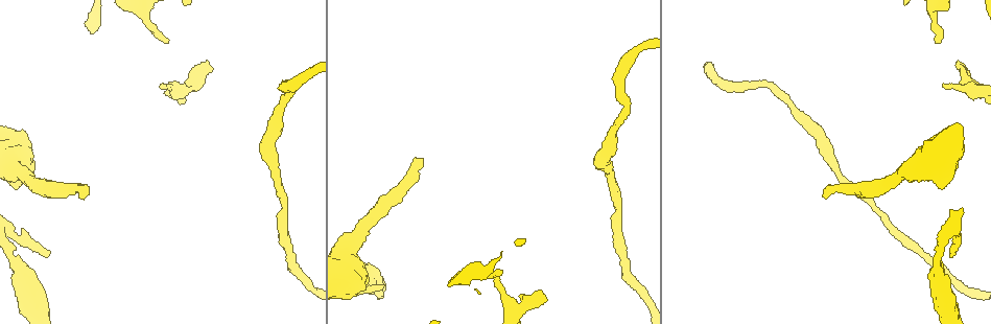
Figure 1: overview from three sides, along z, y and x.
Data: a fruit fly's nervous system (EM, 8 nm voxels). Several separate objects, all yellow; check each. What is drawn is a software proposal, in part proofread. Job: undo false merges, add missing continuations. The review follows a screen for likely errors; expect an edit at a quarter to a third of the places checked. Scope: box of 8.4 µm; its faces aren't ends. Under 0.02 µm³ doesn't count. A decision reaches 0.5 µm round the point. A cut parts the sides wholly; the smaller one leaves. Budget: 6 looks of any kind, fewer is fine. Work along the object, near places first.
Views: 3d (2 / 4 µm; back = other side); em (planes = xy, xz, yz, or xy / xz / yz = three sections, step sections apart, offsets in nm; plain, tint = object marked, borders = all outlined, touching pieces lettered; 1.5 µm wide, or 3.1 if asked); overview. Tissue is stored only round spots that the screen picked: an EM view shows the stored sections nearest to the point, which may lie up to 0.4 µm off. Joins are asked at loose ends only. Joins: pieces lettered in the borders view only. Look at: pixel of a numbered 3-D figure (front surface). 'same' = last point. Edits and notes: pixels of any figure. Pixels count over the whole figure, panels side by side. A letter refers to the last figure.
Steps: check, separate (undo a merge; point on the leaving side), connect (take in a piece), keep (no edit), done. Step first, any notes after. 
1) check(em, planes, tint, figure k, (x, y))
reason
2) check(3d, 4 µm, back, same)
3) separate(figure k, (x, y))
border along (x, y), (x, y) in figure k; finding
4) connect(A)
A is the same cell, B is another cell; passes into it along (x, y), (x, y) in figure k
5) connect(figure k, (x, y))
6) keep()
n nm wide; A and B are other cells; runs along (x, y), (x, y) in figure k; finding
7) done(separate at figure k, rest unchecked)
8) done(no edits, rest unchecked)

check(3d, 4 µm, back, figure 1, (200, 64))
branch stops here

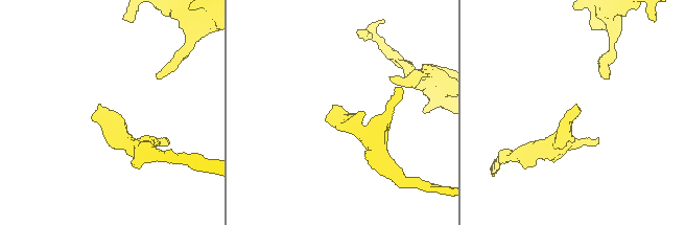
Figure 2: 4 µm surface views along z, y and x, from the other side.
check(em, planes, plain, figure 2, (578, 110))
need the tissue

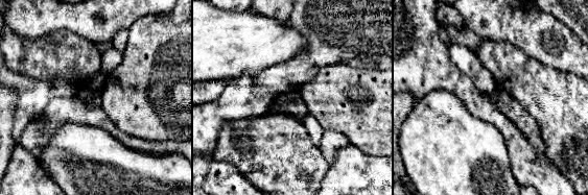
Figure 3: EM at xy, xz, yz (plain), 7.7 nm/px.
check(em, planes, borders, same)
see the neighbours

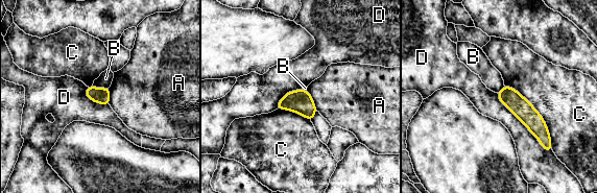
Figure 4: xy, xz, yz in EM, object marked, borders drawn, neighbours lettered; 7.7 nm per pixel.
keep()
A, B, C and D are other cells; border along (92, 86), (98, 88), (109, 87) in figure 4; no lettered piece goes on from it

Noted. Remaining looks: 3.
check(3d, 4 µm, back, figure 1, (50, 252))
free end

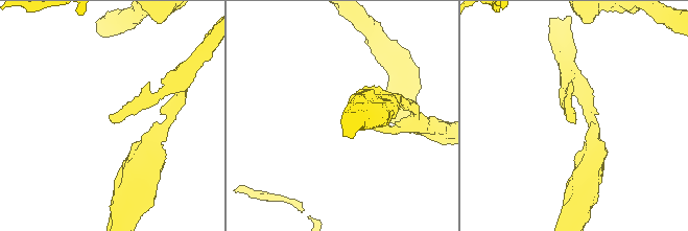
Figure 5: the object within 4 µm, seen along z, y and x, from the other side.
check(em, planes, borders, figure 5, (113, 122))

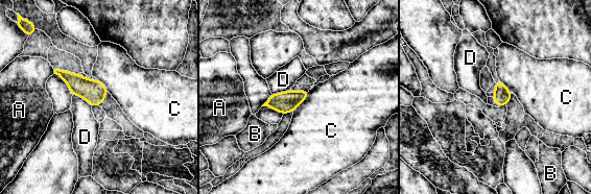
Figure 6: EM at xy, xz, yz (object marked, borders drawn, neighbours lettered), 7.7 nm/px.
keep()
130 nm wide; A, B, C and D are other cells; border along (72, 95), (83, 97), (92, 105) in figure 6; no lettered piece goes on from it

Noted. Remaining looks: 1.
done(no edits, rest unchecked)

